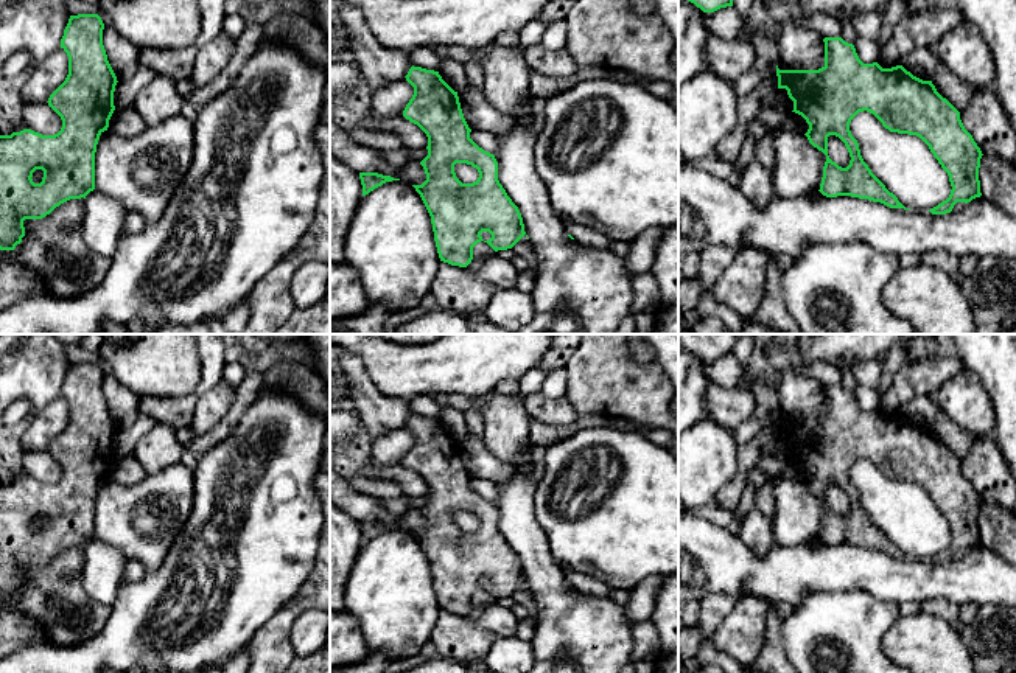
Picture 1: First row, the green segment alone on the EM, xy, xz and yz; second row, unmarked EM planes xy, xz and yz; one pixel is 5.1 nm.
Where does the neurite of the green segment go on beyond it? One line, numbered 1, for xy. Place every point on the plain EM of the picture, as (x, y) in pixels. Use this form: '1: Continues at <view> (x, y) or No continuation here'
1: No continuation here

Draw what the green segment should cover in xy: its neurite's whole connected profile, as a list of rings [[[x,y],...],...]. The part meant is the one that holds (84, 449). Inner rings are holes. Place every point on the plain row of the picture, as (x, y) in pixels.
[[[98,362],[70,364],[64,378],[61,396],[68,404],[68,423],[47,449],[62,468],[61,479],[54,483],[42,483],[23,477],[11,483],[0,483],[0,598],[14,598],[22,591],[25,567],[42,567],[61,552],[70,547],[86,547],[95,538],[96,493],[100,483],[107,479],[115,459],[114,440],[118,431],[103,393],[103,378],[104,371]]]

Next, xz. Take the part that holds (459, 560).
[[[412,413],[405,426],[414,435],[414,443],[406,452],[403,465],[417,472],[428,485],[428,504],[420,510],[426,528],[412,535],[431,564],[440,609],[467,615],[473,608],[473,595],[481,589],[495,600],[512,597],[526,583],[521,561],[498,528],[495,504],[470,486],[471,477],[464,466],[457,440],[434,418]],[[456,511],[476,516],[478,528],[462,532],[454,521]]]

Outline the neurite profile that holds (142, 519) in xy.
[[[182,462],[128,486],[104,479],[95,500],[95,538],[154,570],[187,522],[193,497],[194,472]]]

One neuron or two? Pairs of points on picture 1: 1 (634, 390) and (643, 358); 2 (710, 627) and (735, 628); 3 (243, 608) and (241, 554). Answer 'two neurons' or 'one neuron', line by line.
1: two neurons
2: two neurons
3: one neuron

